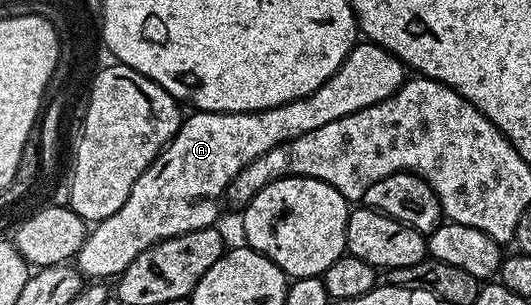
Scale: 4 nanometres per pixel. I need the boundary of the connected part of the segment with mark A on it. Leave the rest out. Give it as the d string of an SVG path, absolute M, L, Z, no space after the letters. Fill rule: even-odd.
M359 41L344 57L340 69L320 85L308 97L300 97L296 101L288 101L284 105L276 105L263 111L194 111L183 118L176 137L164 150L140 173L136 185L132 185L132 193L128 193L128 201L112 213L104 221L93 224L89 228L84 245L76 256L76 266L83 276L90 281L110 281L121 275L144 249L156 245L165 239L171 239L184 233L192 233L196 229L213 227L218 219L218 199L225 196L230 183L256 157L268 153L268 149L276 149L281 143L292 141L296 137L304 137L304 133L312 133L312 129L321 129L331 121L340 121L340 117L348 117L352 113L360 113L360 109L368 109L388 97L392 97L408 78L408 68L388 49L369 41Z

